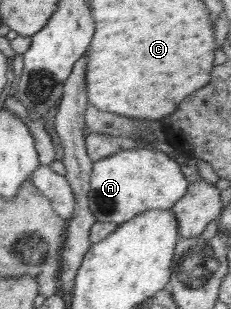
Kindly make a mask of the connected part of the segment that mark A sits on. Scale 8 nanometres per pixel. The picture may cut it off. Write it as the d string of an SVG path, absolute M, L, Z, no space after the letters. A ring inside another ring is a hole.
M136 147L120 150L111 156L93 161L88 192L88 208L97 222L114 222L120 225L147 209L171 210L173 204L185 194L189 183L181 171L180 164L163 151Z

